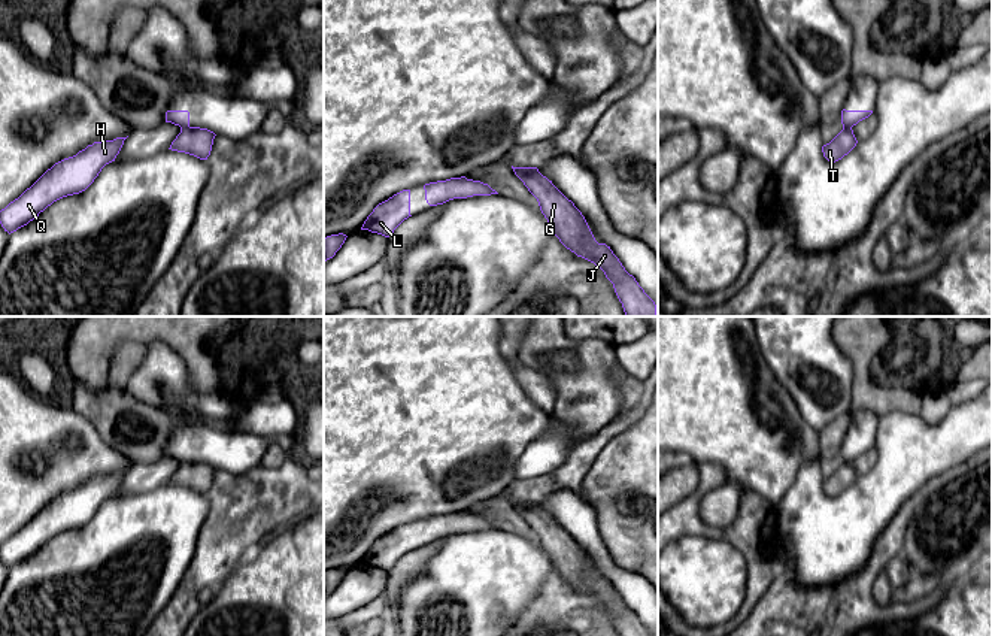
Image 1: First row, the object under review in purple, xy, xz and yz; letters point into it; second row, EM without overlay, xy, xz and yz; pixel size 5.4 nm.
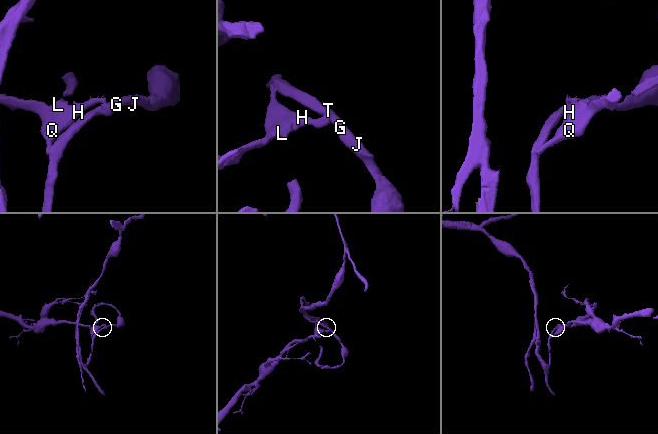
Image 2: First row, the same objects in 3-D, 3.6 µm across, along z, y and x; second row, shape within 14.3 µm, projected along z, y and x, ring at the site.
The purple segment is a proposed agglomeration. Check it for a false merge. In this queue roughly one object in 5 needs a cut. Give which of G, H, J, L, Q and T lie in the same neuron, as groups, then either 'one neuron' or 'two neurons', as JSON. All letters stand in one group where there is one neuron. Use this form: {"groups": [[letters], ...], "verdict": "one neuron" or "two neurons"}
{"groups": [["G", "J", "T"], ["H", "L", "Q"]], "verdict": "two neurons"}

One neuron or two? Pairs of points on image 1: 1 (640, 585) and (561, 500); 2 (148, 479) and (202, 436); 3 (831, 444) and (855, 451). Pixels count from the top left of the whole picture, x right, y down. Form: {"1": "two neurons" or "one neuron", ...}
{"1": "one neuron", "2": "two neurons", "3": "two neurons"}

